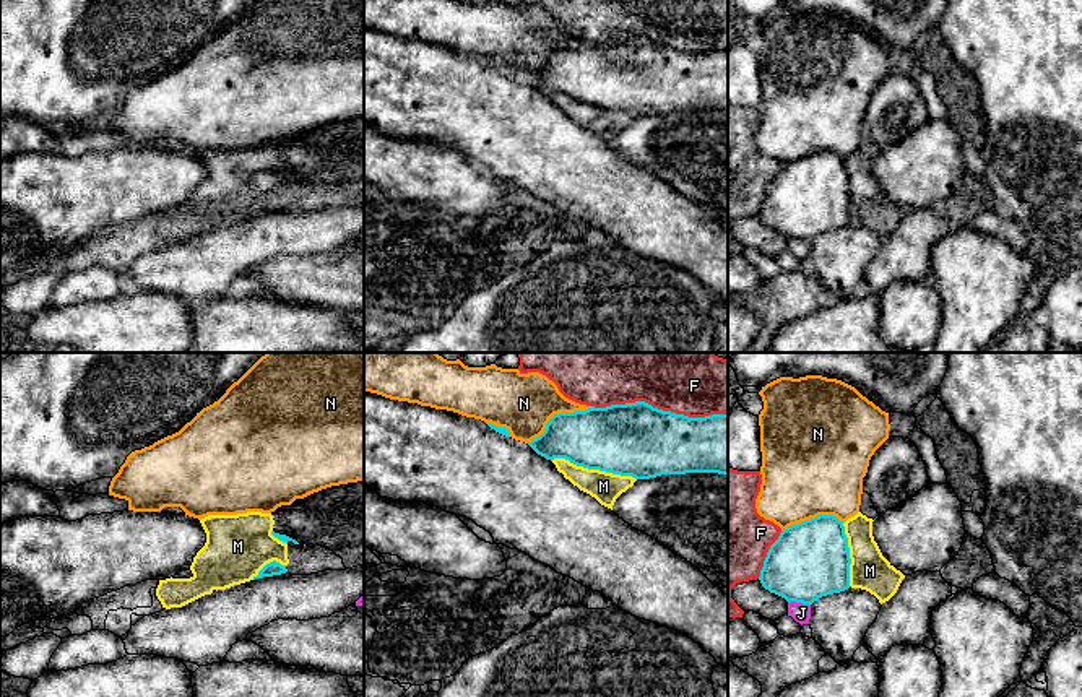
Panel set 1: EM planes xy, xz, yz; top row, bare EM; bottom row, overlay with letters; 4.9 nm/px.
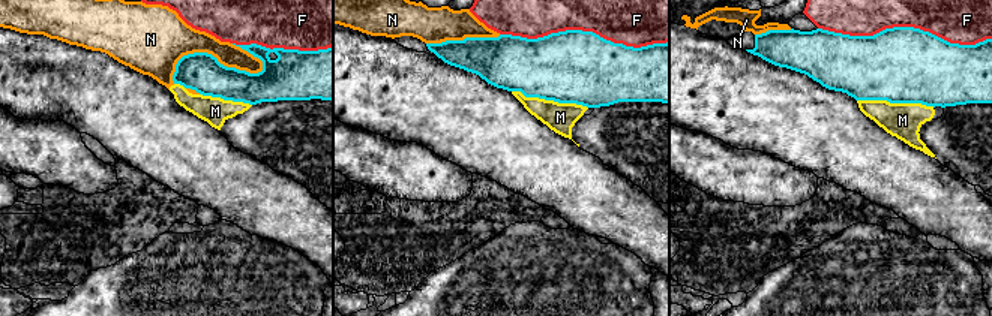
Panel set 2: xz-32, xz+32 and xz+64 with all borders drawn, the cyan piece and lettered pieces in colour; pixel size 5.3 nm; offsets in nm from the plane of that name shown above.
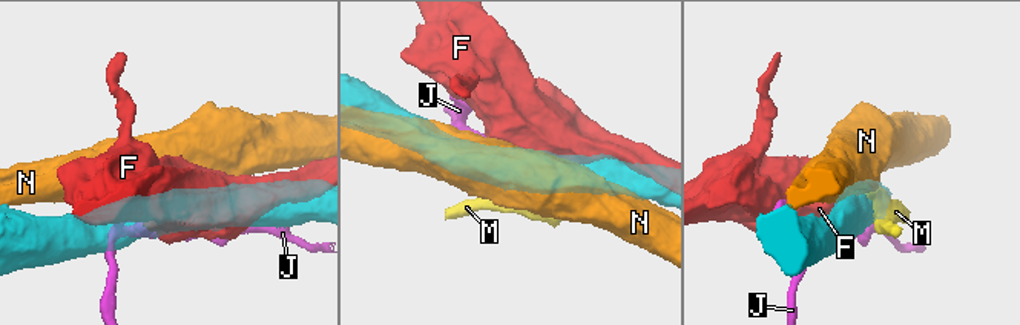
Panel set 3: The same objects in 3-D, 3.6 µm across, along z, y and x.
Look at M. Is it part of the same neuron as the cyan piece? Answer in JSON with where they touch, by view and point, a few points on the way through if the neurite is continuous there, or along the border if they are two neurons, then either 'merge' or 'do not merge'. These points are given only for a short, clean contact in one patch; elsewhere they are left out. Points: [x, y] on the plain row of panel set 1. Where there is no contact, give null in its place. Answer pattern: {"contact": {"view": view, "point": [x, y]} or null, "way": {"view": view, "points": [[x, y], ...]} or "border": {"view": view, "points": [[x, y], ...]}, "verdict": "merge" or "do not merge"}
{"contact": {"view": "xz", "point": [593, 104]}, "verdict": "do not merge"}

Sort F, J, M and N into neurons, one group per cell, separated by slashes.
F / J / M / N

